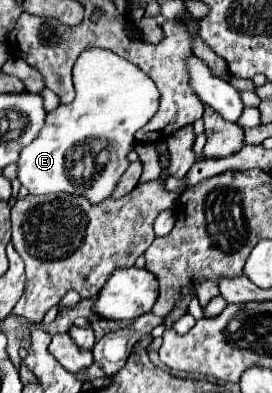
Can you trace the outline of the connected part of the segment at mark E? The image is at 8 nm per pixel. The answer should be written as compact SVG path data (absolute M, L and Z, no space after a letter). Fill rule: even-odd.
M106 49L84 51L74 65L74 87L76 99L68 105L60 105L56 111L46 115L46 125L38 137L22 149L18 159L18 179L32 195L46 193L74 193L82 195L92 205L106 201L116 189L122 173L128 169L128 153L134 149L134 133L148 123L158 109L158 89L154 81L144 75L134 63L118 57ZM104 137L110 149L110 161L102 175L90 185L74 185L68 177L66 155L86 139Z

